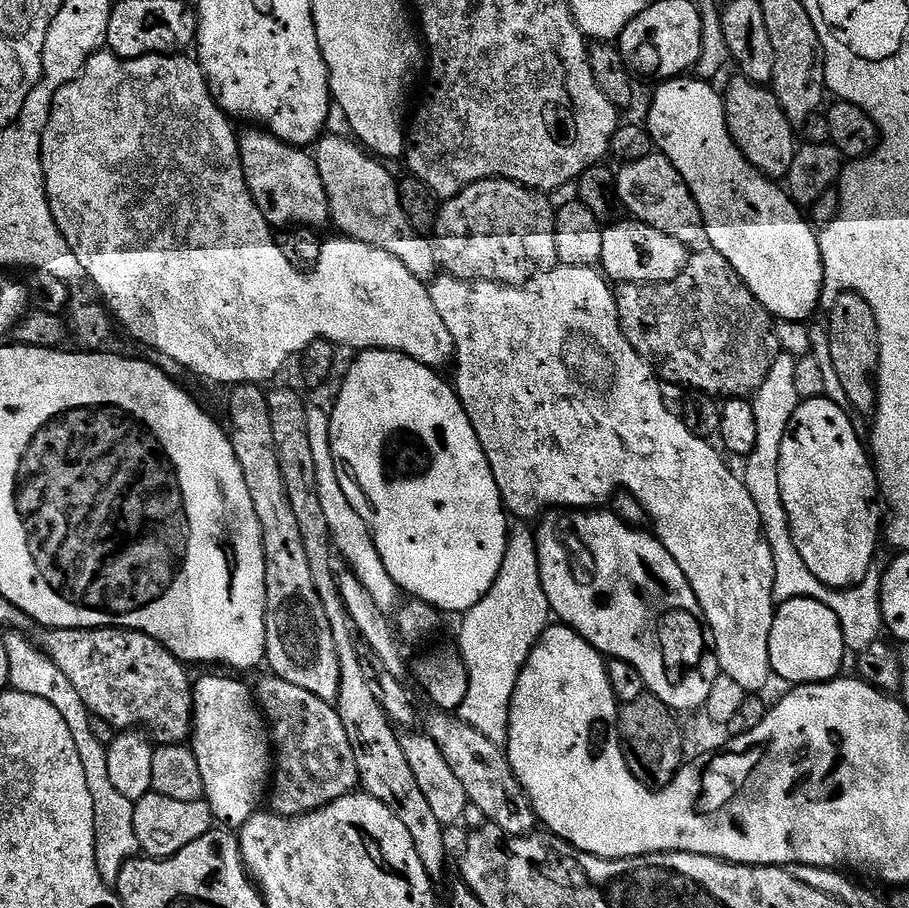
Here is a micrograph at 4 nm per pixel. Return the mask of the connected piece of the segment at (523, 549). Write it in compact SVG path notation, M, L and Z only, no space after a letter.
M520 522L511 529L508 537L508 549L502 562L502 570L498 570L496 580L483 598L466 613L463 613L460 624L460 645L458 651L468 671L468 689L466 698L458 710L461 720L465 720L478 734L486 734L490 742L504 746L508 742L508 723L510 722L510 706L514 686L518 682L520 672L524 669L526 658L534 650L538 638L550 626L552 607L546 598L546 590L542 590L542 578L538 566L538 550L533 529L527 523Z

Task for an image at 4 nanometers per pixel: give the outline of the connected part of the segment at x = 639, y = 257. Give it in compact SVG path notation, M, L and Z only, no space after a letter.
M617 219L604 228L599 263L603 275L617 285L665 284L678 278L678 274L682 274L688 265L689 245L670 234L662 234L662 230L654 230L654 226L646 226L638 219L624 219Z

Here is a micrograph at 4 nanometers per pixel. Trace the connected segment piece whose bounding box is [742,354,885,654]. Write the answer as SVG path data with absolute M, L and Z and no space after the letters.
M783 354L777 356L774 366L770 366L770 374L766 374L766 382L762 382L760 389L751 397L752 405L754 406L754 418L758 422L758 442L754 442L754 450L743 461L744 472L742 471L742 479L746 490L750 494L750 498L754 498L754 502L758 506L760 520L764 523L764 537L768 539L768 545L774 554L776 577L774 578L772 599L777 602L783 602L793 600L799 596L805 596L806 598L821 600L823 604L830 606L830 610L834 610L834 614L838 614L840 625L842 625L845 649L849 653L858 654L862 650L866 650L866 646L870 646L870 642L881 639L882 629L885 627L882 606L880 605L881 573L873 570L868 573L864 583L857 584L856 587L847 590L831 588L822 582L818 582L818 578L814 578L814 574L810 574L810 570L806 570L806 562L802 562L802 554L798 554L798 546L794 546L794 538L790 530L788 515L782 506L782 490L778 486L778 458L782 454L782 438L786 438L786 430L790 426L790 418L794 418L794 410L801 402L797 389L794 387L796 359L797 357L785 356Z

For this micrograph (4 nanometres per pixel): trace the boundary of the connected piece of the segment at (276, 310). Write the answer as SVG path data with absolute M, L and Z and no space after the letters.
M107 50L96 52L84 64L84 69L66 86L62 86L62 90L58 90L50 110L50 122L46 122L40 157L54 222L58 222L58 230L66 238L78 262L82 262L85 277L90 284L92 280L91 287L102 297L115 323L119 327L121 324L134 339L157 348L159 355L168 355L173 365L181 364L196 376L205 376L216 384L228 384L227 386L263 385L264 380L274 379L283 370L284 363L292 355L293 359L315 340L329 340L341 349L405 352L427 368L444 370L447 364L449 367L456 354L454 338L450 338L450 330L446 330L442 314L434 310L429 285L414 278L414 274L410 274L410 270L406 270L406 266L402 266L402 262L398 262L394 254L386 254L386 250L378 250L378 246L358 242L351 236L336 234L333 240L323 241L318 260L310 270L303 272L286 260L279 249L272 225L266 222L248 189L248 180L240 161L237 129L232 129L233 121L228 113L216 105L199 63L189 56L157 54L124 60Z

